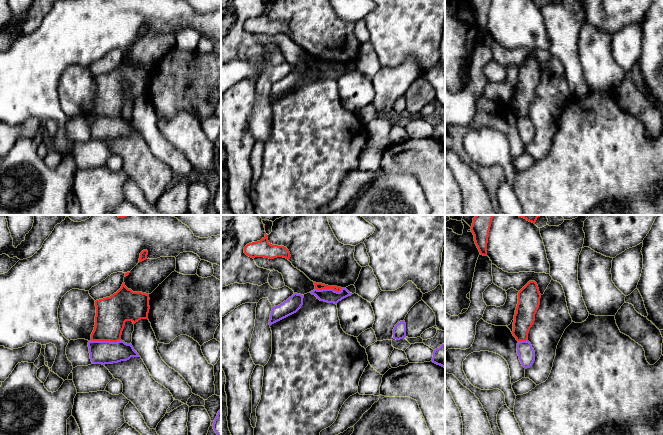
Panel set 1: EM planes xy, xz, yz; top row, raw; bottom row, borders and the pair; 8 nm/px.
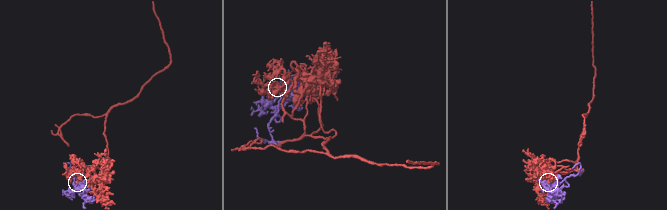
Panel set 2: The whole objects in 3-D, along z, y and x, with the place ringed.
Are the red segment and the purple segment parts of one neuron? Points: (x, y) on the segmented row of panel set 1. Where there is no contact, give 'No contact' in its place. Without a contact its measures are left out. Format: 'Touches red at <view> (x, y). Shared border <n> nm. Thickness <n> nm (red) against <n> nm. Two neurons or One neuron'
Touches red at xy (105, 340). Shared border 240 nm. Thickness 260 nm (red) against 190 nm. One neuron

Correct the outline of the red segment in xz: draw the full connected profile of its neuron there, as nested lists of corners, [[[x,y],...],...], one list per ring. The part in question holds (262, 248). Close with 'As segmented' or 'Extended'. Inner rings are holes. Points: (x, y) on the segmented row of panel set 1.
[[[267,234],[260,241],[252,242],[244,247],[244,253],[251,257],[264,257],[274,259],[277,257],[283,257],[290,259],[291,255],[289,250],[284,246],[272,245],[269,243]]]. As segmented

